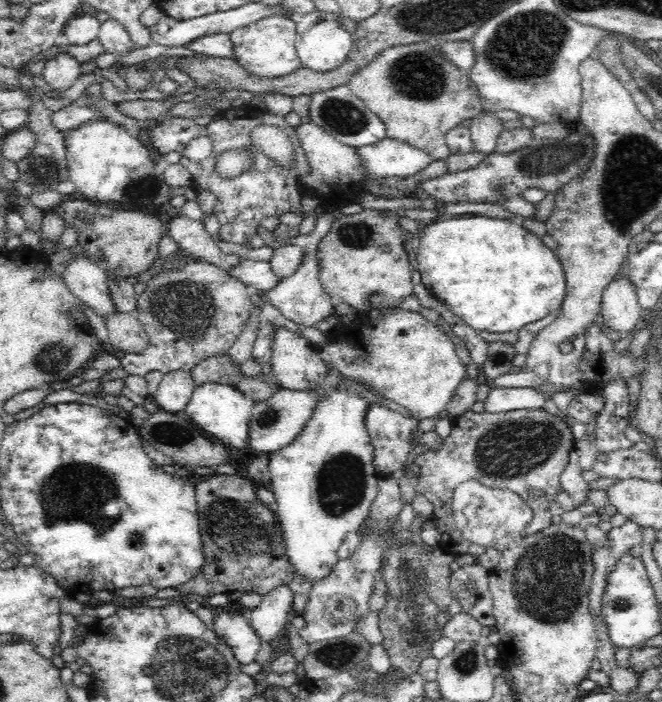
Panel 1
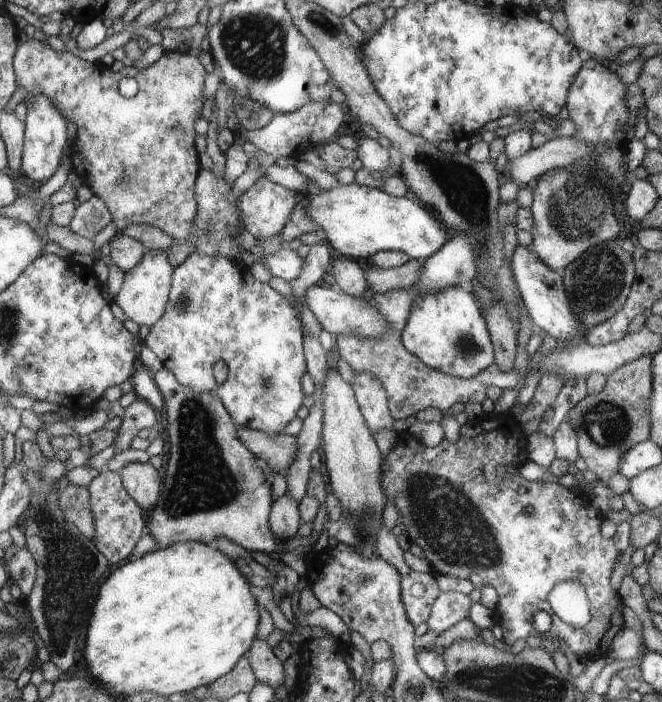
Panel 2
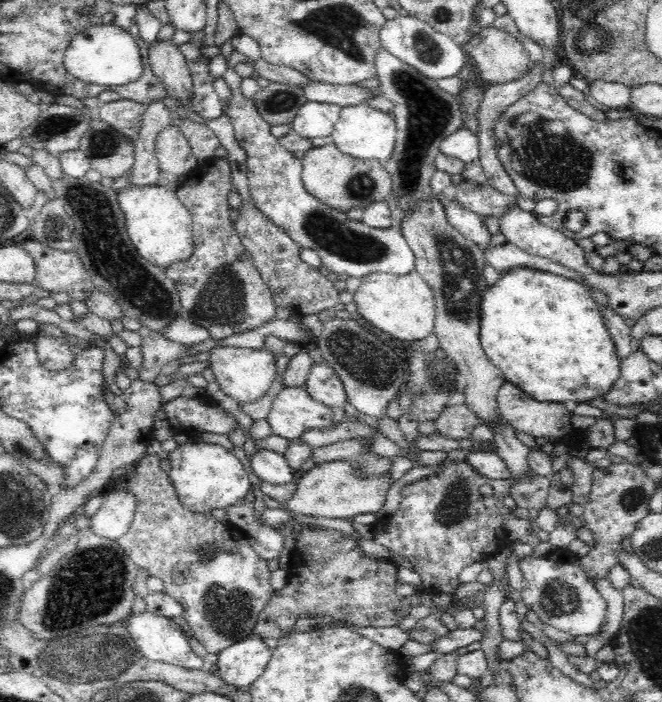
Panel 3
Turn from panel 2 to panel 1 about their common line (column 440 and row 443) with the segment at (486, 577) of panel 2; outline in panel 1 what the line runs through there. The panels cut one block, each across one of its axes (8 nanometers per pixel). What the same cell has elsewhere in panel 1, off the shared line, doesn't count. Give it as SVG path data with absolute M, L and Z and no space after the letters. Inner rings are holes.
M543 409L516 410L498 414L488 412L476 414L476 412L468 410L462 416L455 418L452 421L452 432L447 438L443 439L442 446L436 451L427 450L413 461L420 467L420 475L417 476L418 485L415 490L425 496L433 505L431 519L434 520L435 526L441 533L441 542L438 544L438 548L452 556L474 555L479 559L481 565L488 569L488 572L499 563L502 556L500 552L491 547L466 542L461 531L457 528L454 511L452 511L452 496L454 496L454 490L467 481L480 482L482 486L490 489L510 489L524 500L529 501L533 510L533 519L522 532L523 536L530 536L551 526L546 506L555 501L558 492L563 491L561 475L567 469L569 457L576 442L572 434L571 424L572 421L570 421L568 414L566 418L561 418L560 416L553 416L552 413ZM534 488L542 490L544 498L534 498L535 503L531 503L531 496L529 496L528 491Z

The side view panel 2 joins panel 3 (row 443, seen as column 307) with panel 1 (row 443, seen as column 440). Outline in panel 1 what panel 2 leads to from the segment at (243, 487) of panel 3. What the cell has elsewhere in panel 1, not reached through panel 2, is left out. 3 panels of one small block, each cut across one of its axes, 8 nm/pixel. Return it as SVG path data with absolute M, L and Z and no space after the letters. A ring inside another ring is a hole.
M209 382L206 385L197 386L193 391L192 398L184 411L201 429L214 440L226 447L244 449L248 448L250 440L250 422L253 401L247 398L236 387L229 384Z

